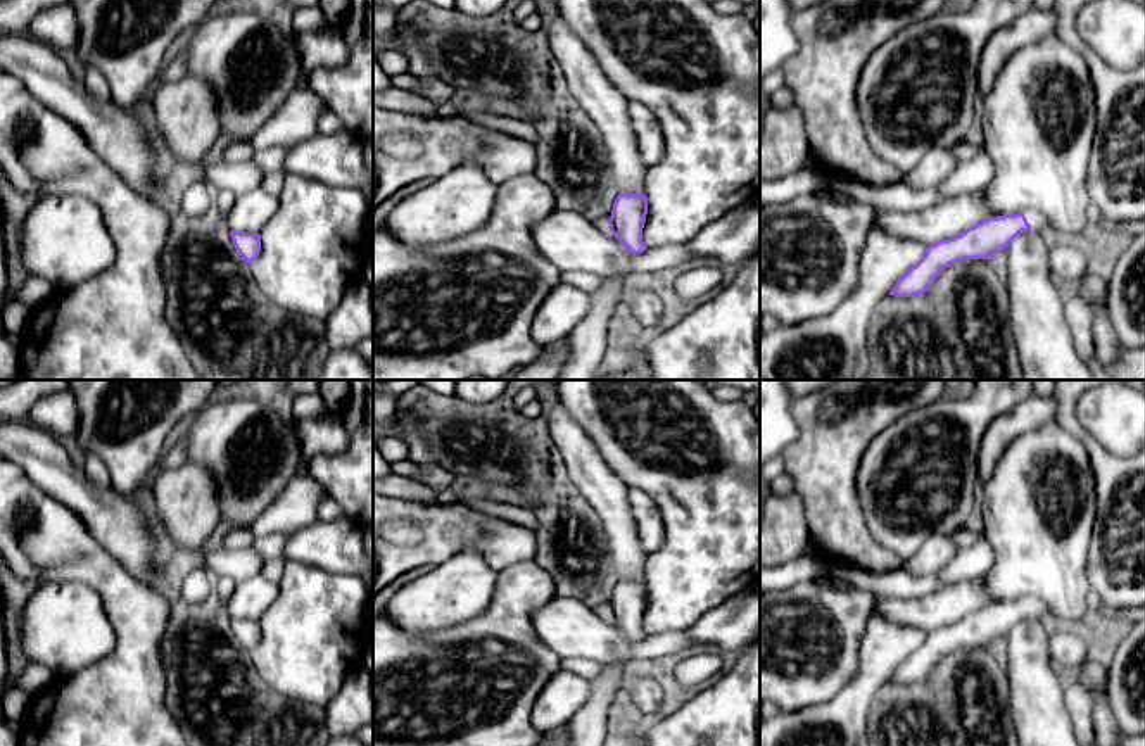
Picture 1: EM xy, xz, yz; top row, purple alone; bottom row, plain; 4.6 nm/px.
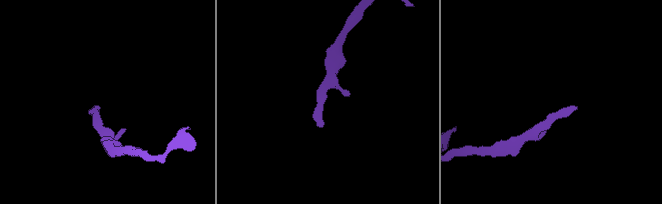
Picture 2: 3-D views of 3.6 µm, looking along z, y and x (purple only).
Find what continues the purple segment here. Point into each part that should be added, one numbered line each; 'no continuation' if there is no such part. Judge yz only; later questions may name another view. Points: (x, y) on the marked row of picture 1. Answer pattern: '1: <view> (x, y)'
1: yz (1037, 221)

